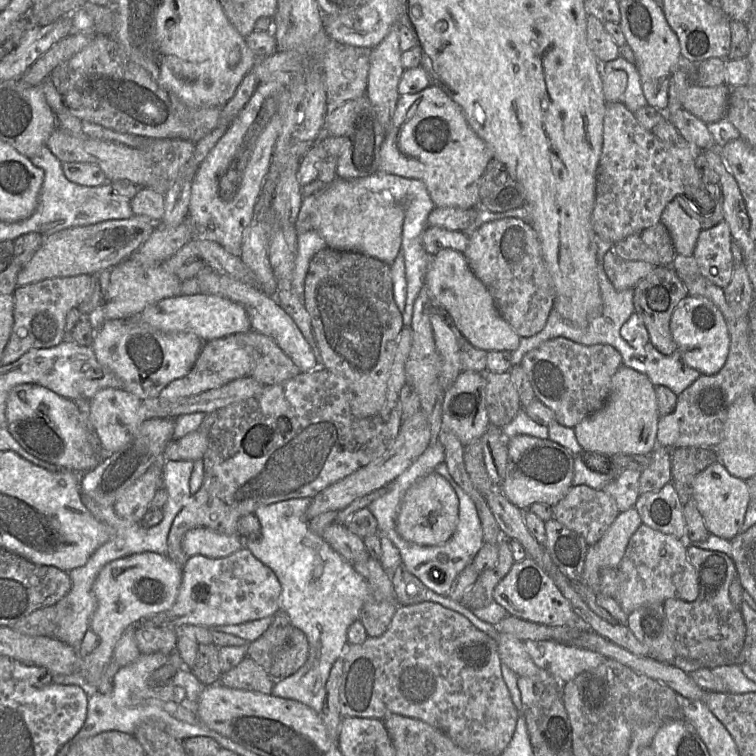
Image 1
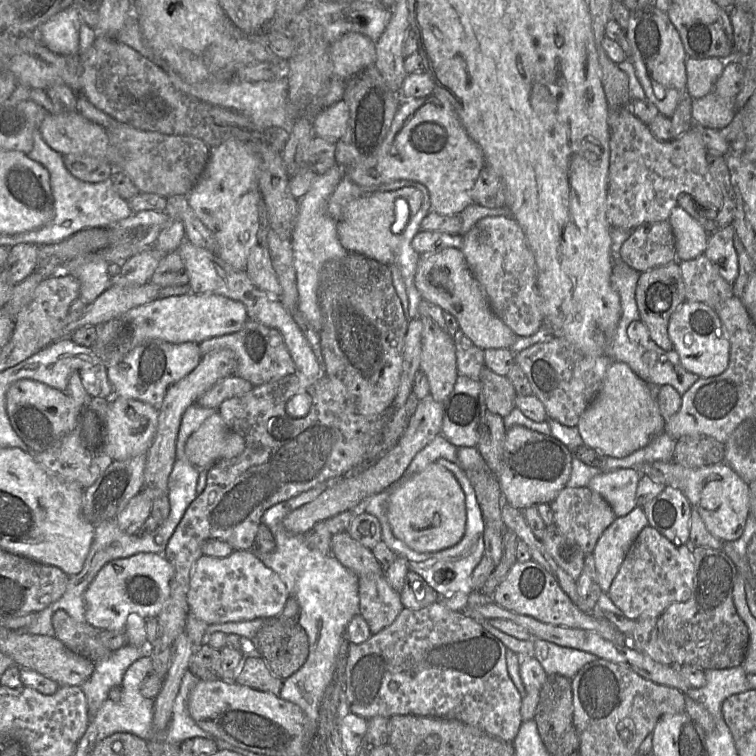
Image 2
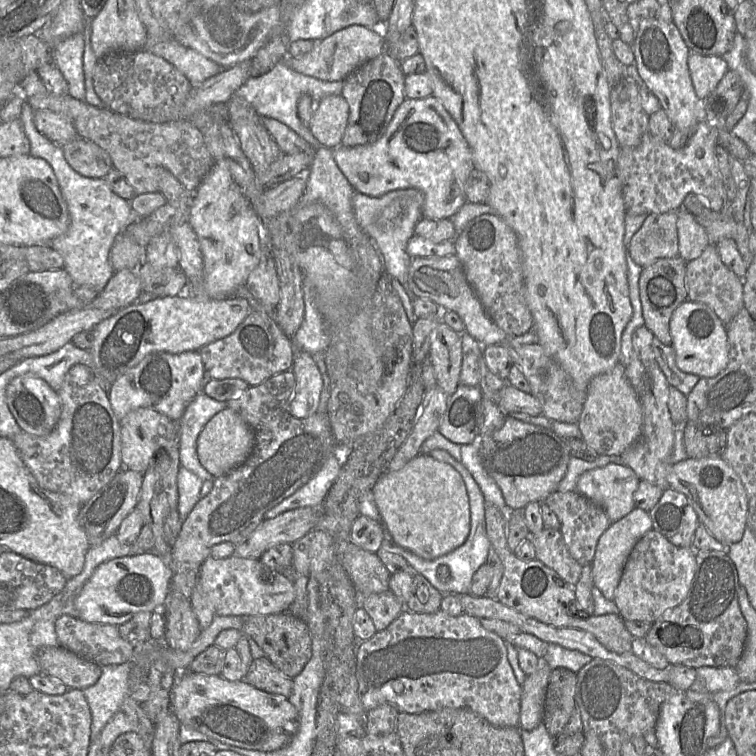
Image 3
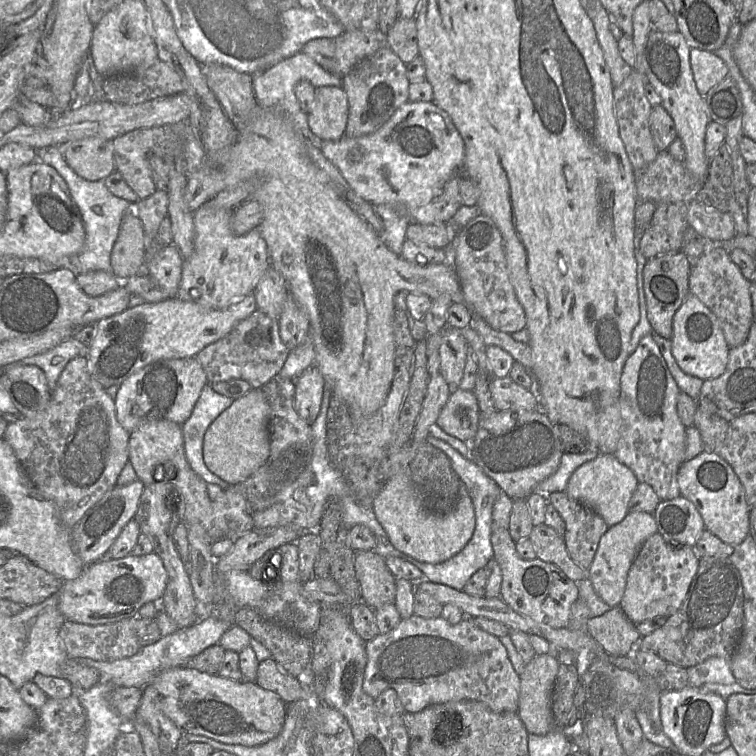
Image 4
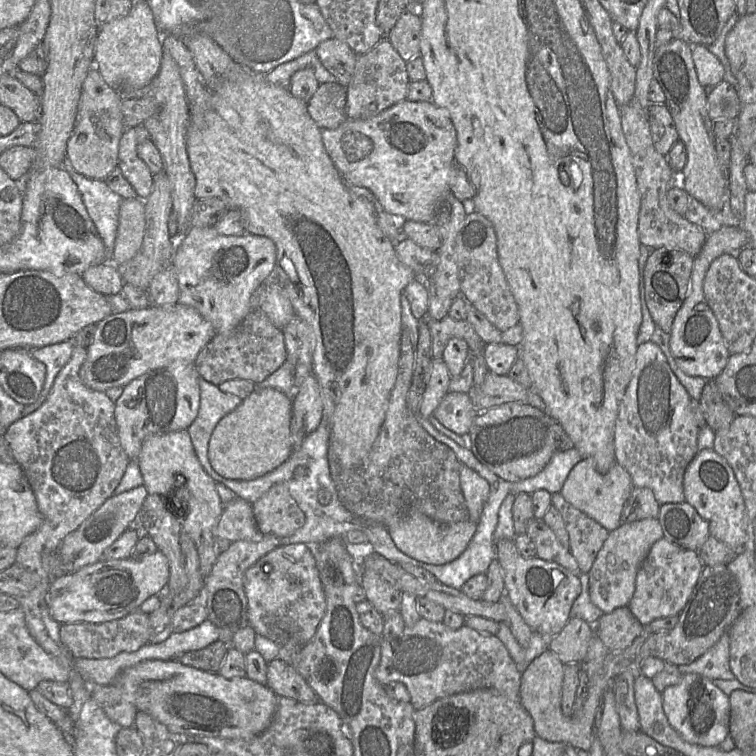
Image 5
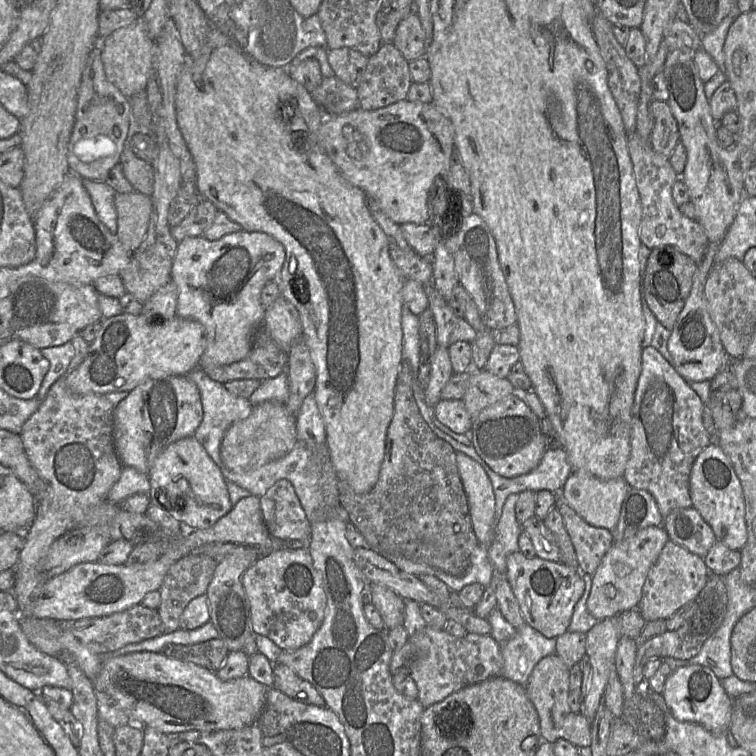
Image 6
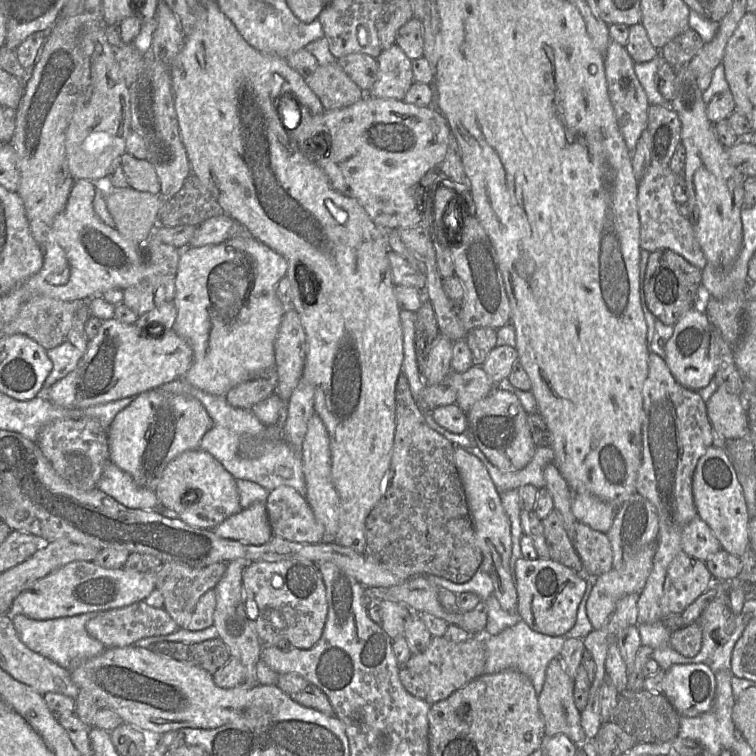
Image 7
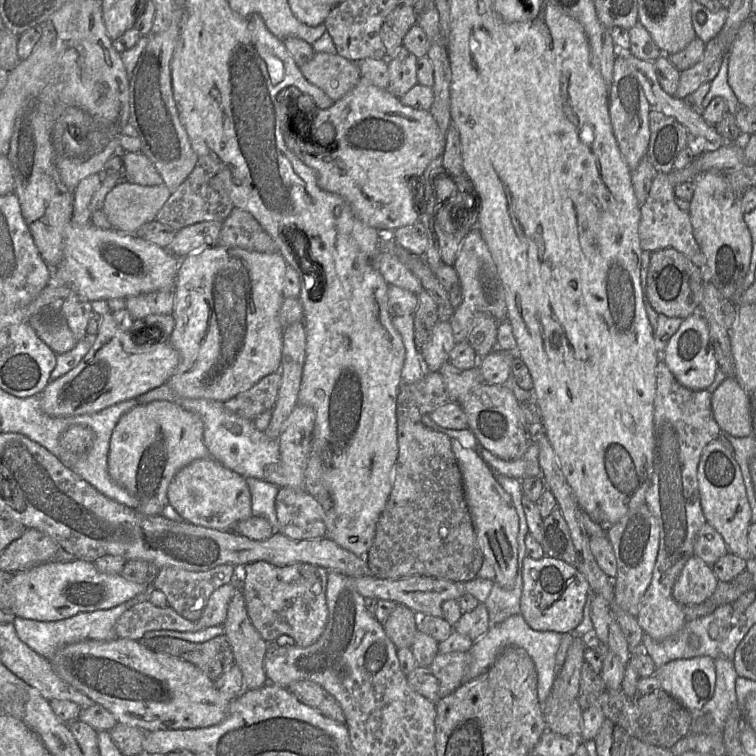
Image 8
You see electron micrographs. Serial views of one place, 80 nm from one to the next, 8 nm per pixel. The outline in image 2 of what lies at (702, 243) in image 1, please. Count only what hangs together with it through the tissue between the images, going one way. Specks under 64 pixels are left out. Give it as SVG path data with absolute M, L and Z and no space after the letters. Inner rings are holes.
M727 225L709 233L704 255L717 268L721 277L733 284L738 276L738 254L734 248L734 228Z

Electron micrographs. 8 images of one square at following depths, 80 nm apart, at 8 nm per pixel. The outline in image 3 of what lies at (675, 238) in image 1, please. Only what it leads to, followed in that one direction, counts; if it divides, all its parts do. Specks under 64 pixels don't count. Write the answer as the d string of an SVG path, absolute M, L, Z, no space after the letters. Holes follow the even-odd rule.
M684 208L677 211L678 256L685 262L697 259L710 244L705 228Z

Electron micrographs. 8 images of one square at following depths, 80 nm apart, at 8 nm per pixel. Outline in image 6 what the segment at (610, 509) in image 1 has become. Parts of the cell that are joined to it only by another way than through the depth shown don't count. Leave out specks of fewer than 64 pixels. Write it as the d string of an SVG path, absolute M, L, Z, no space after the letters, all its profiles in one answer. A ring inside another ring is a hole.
M556 495L555 507L562 515L565 529L575 549L579 569L592 576L614 543L612 533L605 528L588 524L560 495Z

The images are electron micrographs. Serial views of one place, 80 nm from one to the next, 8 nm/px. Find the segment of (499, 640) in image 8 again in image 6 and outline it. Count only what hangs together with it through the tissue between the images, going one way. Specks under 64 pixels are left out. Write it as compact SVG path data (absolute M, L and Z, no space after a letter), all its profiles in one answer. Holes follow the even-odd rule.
M527 623L516 629L515 635L501 644L502 677L525 686L536 664L554 654L556 639L546 638Z

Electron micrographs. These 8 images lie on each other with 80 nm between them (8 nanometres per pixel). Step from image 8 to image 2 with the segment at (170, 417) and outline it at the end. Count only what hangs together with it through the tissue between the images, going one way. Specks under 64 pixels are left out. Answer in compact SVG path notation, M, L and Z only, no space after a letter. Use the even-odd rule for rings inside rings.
M149 340L132 349L119 362L107 364L106 369L114 396L139 400L158 410L168 388L191 373L201 358L197 343L172 344L161 340Z

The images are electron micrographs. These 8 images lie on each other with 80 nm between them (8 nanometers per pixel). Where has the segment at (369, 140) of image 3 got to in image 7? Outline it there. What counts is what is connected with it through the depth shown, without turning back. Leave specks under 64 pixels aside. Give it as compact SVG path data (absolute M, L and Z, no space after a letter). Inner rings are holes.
M396 44L377 59L378 74L368 95L381 99L404 100L414 83L412 60Z

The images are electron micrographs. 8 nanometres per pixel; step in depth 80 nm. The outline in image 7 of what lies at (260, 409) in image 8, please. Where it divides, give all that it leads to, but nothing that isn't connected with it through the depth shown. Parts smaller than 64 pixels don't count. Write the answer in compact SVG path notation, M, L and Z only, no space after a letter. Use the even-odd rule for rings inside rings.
M255 378L231 388L226 394L226 400L233 407L252 409L255 404L265 400L274 392L273 378Z

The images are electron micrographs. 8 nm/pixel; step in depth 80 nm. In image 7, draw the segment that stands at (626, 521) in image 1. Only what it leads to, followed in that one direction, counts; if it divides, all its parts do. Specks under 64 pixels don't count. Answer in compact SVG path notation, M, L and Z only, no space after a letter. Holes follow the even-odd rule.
M656 544L641 548L635 555L623 561L620 567L613 567L610 571L595 579L593 589L586 604L587 616L594 630L600 630L614 613L618 602L628 594L641 594L651 573Z

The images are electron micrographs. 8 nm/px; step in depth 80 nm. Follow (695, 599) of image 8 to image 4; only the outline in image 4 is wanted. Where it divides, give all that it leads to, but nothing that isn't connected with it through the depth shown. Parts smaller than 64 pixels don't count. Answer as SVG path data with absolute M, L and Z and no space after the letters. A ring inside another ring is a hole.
M660 533L650 536L641 546L628 572L619 607L634 624L656 617L669 617L683 604L699 567L700 556L694 547L673 545Z

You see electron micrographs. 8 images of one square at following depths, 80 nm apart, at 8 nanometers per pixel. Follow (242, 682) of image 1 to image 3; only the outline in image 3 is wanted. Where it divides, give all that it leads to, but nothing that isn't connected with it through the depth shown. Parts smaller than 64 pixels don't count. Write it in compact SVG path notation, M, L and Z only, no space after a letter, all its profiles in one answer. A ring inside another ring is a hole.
M267 657L253 659L244 680L257 689L287 699L293 689L293 679L285 676Z

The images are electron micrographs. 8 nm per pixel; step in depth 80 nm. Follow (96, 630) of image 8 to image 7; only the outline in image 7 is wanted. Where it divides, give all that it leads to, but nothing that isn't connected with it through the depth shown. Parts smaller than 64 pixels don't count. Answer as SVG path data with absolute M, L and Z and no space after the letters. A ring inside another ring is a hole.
M90 612L46 620L35 620L23 614L16 614L12 617L12 622L18 637L29 649L71 671L83 661L101 655L106 649L86 630L89 620L98 614L99 612Z

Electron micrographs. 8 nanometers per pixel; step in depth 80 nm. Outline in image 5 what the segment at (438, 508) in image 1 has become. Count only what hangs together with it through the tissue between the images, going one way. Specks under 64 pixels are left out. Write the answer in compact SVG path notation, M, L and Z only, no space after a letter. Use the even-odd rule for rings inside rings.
M417 510L402 512L400 520L388 525L388 533L400 551L427 564L444 565L458 558L468 547L477 529L477 523L469 519L452 524L440 524Z

